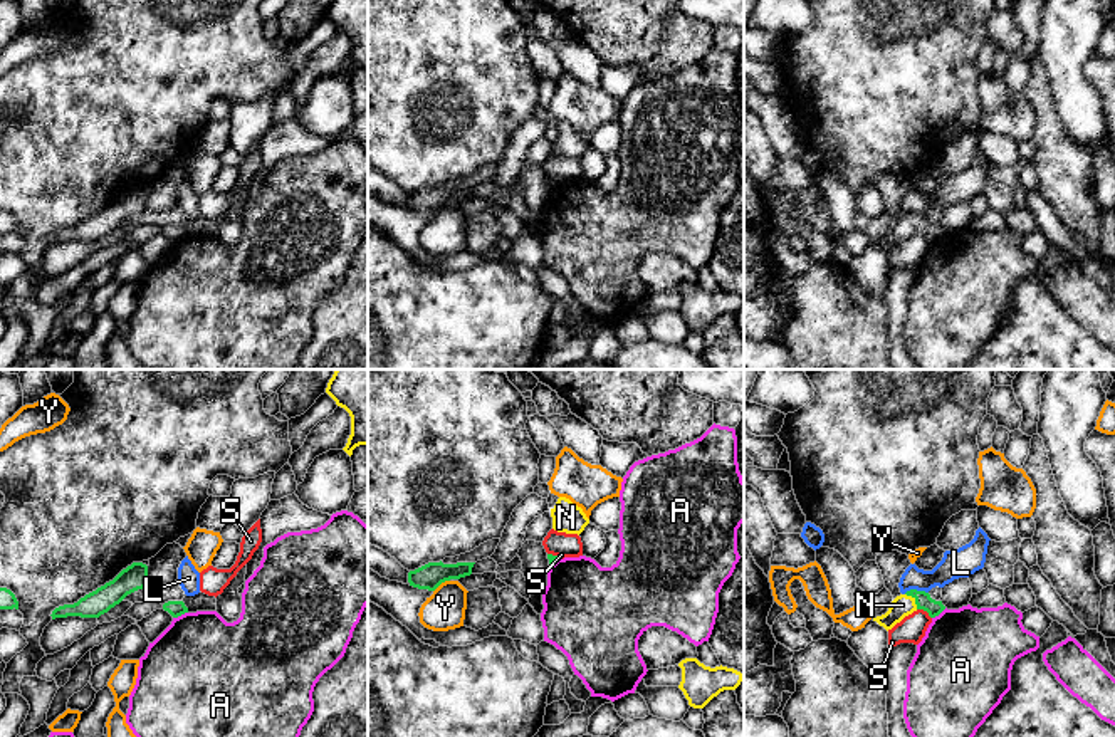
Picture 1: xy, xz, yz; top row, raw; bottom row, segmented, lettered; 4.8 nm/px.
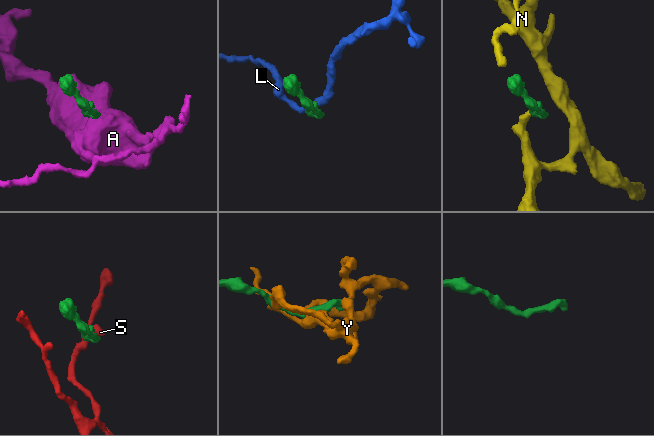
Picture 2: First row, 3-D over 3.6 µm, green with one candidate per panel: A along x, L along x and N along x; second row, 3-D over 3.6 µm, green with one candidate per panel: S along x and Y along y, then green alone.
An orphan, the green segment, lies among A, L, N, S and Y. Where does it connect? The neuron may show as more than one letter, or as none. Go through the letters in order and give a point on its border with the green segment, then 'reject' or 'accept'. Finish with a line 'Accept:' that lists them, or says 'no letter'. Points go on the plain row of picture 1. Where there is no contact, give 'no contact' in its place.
A: xy (180, 239) | reject
L: yz (916, 214) | reject
N: yz (916, 224) | accept
S: yz (926, 234) | reject
Y: xz (440, 207) | reject
Accept: N

